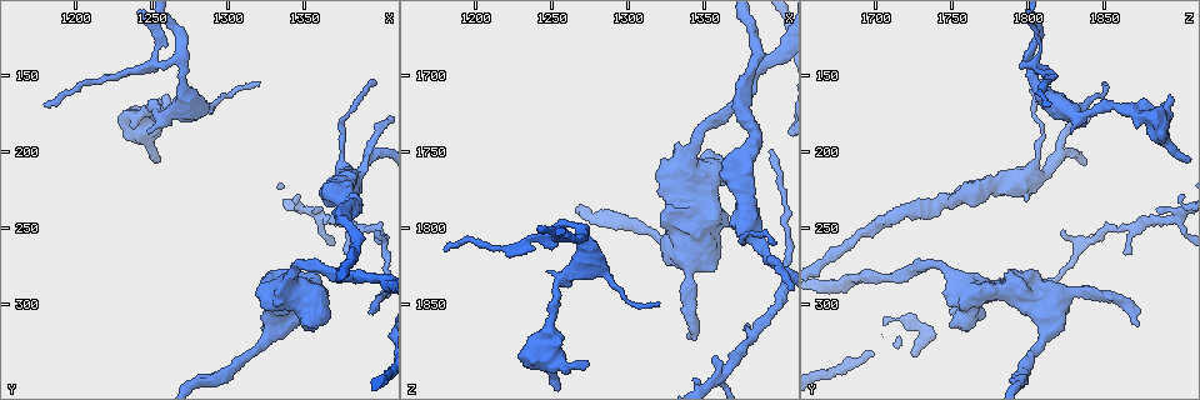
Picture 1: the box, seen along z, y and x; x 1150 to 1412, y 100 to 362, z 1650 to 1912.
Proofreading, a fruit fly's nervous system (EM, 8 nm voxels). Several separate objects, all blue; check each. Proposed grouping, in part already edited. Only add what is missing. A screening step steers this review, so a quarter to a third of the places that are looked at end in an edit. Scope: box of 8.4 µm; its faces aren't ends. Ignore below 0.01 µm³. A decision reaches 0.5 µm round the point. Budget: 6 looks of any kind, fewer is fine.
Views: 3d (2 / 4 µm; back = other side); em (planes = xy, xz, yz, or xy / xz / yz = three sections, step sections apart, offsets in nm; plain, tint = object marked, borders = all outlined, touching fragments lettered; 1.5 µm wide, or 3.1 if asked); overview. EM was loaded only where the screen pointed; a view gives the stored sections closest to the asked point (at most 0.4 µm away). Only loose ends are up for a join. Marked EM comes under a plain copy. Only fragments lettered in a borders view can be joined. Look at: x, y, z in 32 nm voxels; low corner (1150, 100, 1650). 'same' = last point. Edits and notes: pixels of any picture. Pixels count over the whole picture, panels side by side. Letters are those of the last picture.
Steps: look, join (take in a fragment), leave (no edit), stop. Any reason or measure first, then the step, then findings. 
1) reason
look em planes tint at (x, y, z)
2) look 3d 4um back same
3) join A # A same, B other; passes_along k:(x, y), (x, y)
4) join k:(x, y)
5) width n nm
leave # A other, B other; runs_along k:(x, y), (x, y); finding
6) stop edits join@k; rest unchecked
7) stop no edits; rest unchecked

thin end
look 3d 2um at (1320, 154, 1850)

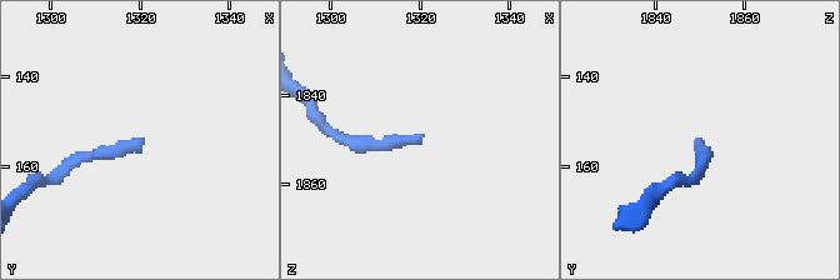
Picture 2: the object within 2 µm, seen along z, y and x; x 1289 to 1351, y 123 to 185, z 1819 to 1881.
look em planes borders at (1321, 154, 1850)

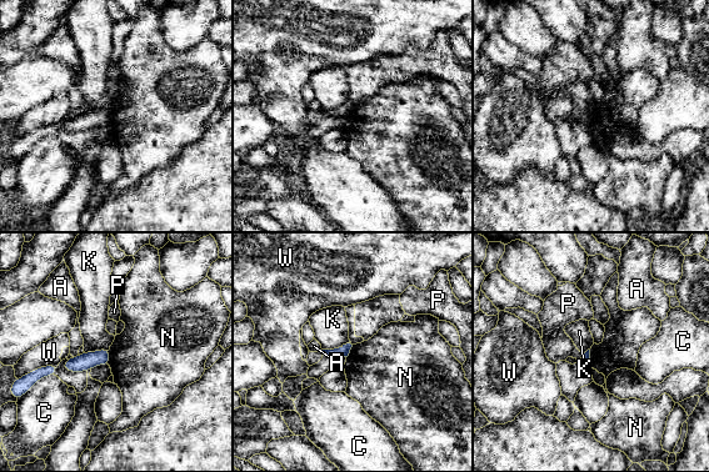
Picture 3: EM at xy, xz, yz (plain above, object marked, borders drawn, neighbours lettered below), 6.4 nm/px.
leave # A other, C other, K other, N other, P other, W other; border 3:(110, 349), (110, 362), (108, 365); no lettered fragment goes on from it

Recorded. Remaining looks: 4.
free end
look em planes borders at (1338, 312, 1870)

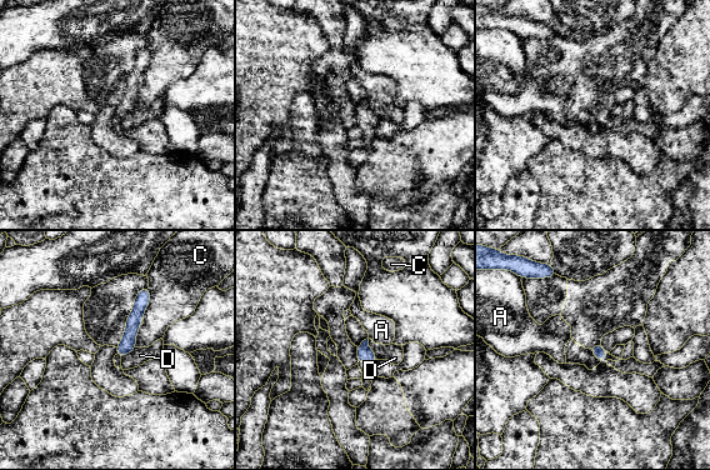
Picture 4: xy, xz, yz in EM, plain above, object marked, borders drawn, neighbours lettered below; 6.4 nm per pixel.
leave # A other, C other, D other; none of them fits

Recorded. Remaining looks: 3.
tapers out
look em planes borders at (1394, 304, 1748)

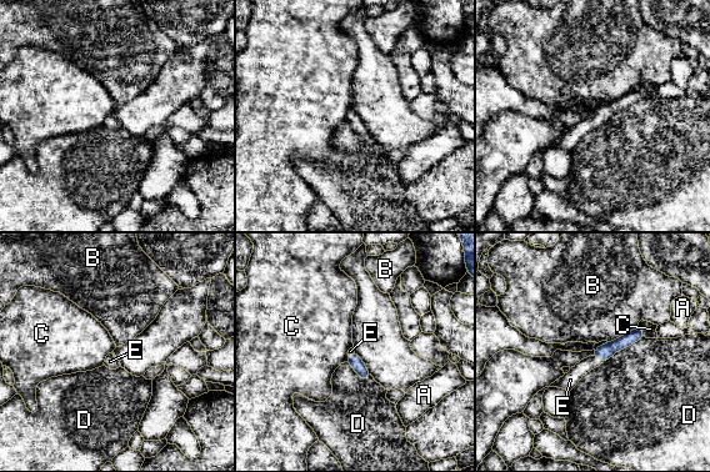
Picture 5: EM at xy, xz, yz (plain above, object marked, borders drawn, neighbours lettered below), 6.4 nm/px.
longest_contact D 320 nm
join E # A other, B other, C other, D other, E same; passes_along 5:(604, 352), (598, 358), (570, 380); it goes on there

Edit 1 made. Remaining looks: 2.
stop edits join@5; rest unchecked

